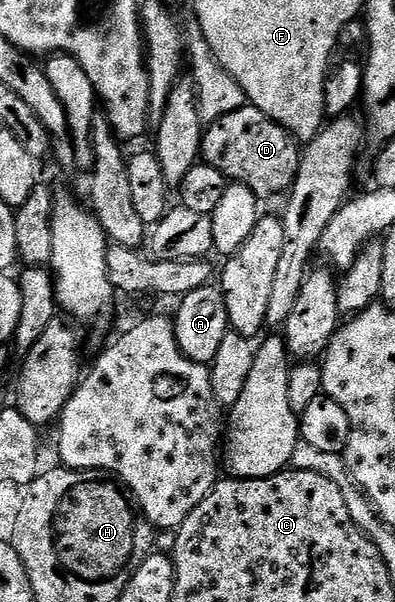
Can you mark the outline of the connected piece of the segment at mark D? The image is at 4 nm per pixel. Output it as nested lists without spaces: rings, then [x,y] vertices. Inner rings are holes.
[[[250,106],[233,110],[233,114],[225,114],[220,120],[210,121],[203,134],[202,163],[219,168],[228,181],[249,186],[260,198],[282,197],[290,193],[297,178],[300,155],[300,141],[273,122],[273,118]]]

